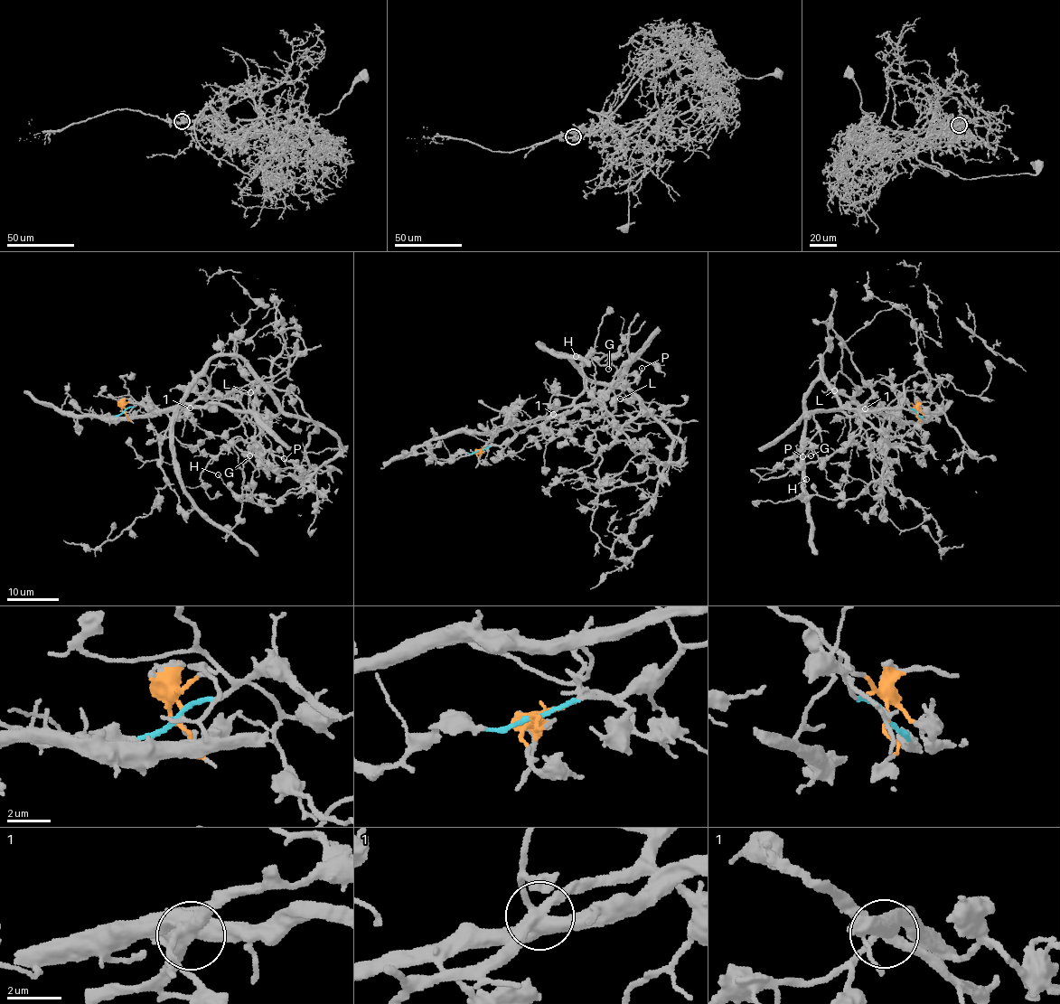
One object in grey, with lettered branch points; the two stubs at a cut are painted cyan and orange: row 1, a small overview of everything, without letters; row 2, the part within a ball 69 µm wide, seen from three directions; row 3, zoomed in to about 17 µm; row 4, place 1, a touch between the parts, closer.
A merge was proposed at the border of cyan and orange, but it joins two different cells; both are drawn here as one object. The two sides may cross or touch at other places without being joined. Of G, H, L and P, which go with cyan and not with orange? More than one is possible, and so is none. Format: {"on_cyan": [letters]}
{"on_cyan": ["H", "L"]}

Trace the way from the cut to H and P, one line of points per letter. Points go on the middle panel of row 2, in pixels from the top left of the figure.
H: (479, 450), (569, 404), (585, 380), (631, 391), (681, 444), (680, 459), (639, 455), (584, 386), (576, 356)
P: (479, 450), (492, 442), (491, 430), (567, 416), (605, 396), (618, 377), (629, 384), (642, 368)

